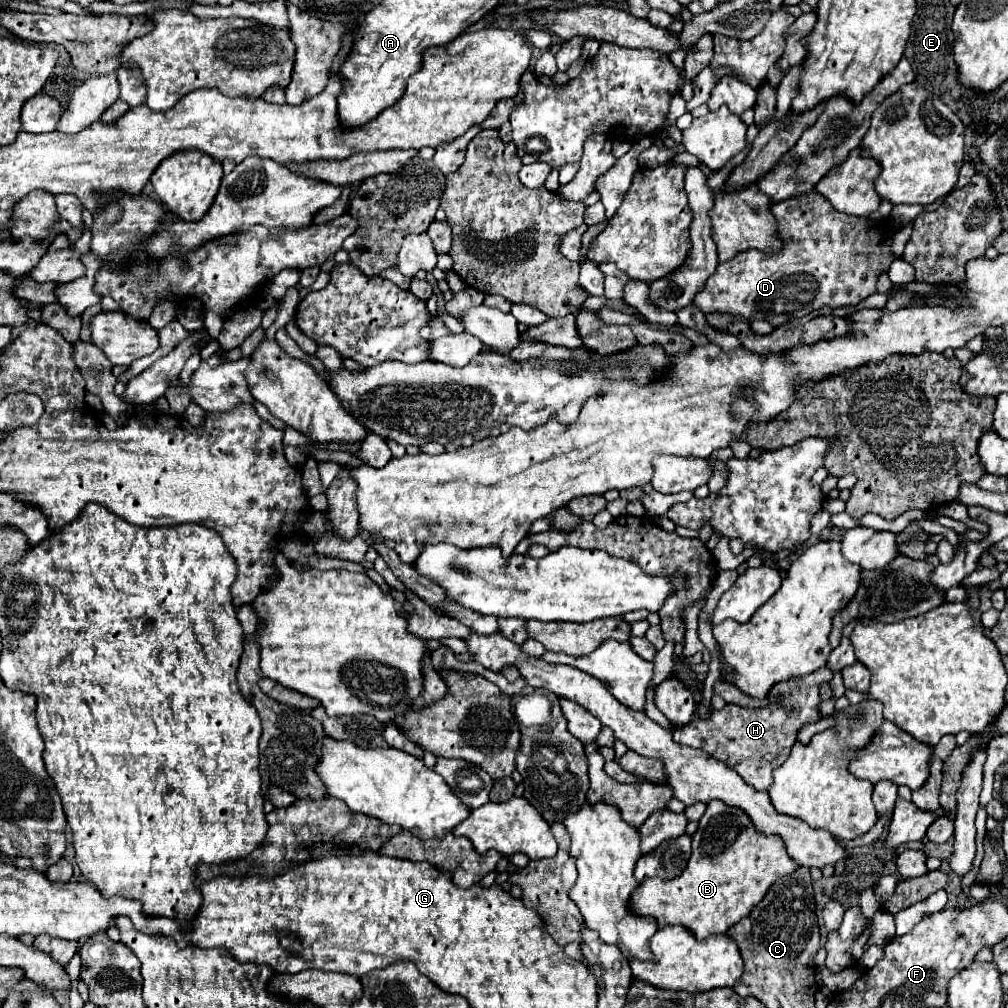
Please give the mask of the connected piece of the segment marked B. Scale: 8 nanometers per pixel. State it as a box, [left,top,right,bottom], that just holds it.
[631,799,799,939]

